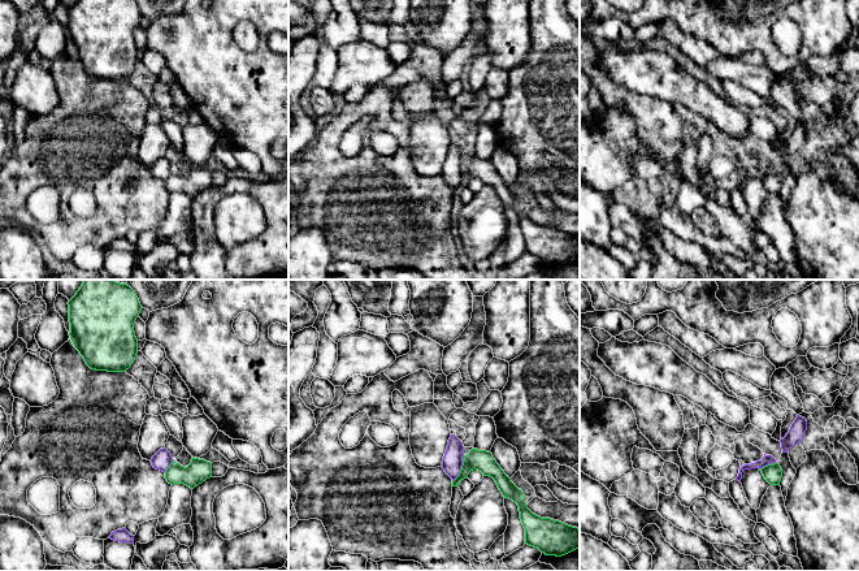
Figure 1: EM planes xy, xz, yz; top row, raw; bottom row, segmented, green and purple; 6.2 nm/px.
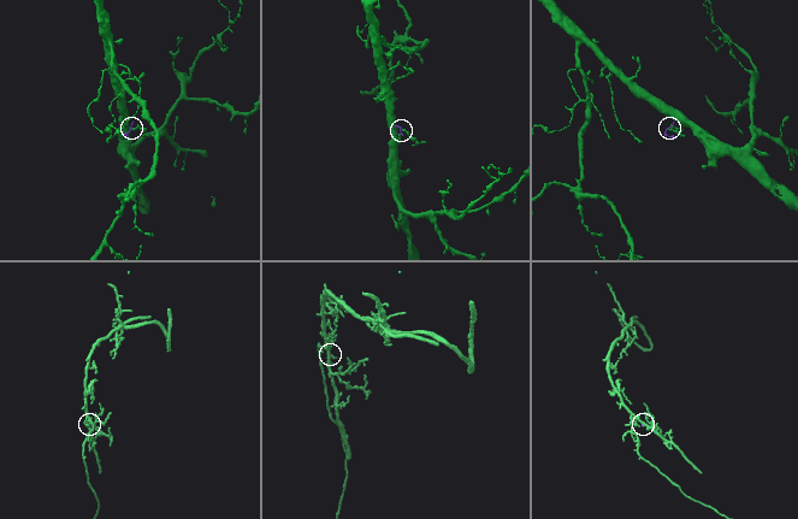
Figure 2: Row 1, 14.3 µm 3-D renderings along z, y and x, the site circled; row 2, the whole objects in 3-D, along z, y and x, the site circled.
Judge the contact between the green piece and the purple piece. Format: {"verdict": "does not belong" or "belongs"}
{"verdict": "does not belong"}

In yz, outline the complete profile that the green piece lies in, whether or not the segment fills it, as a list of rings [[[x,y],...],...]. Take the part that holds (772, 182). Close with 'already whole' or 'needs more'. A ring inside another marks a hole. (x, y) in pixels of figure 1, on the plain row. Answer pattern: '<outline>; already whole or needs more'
[[[778,172],[768,173],[763,177],[760,177],[764,187],[771,194],[780,194],[781,186],[782,186],[782,178]]]; already whole

